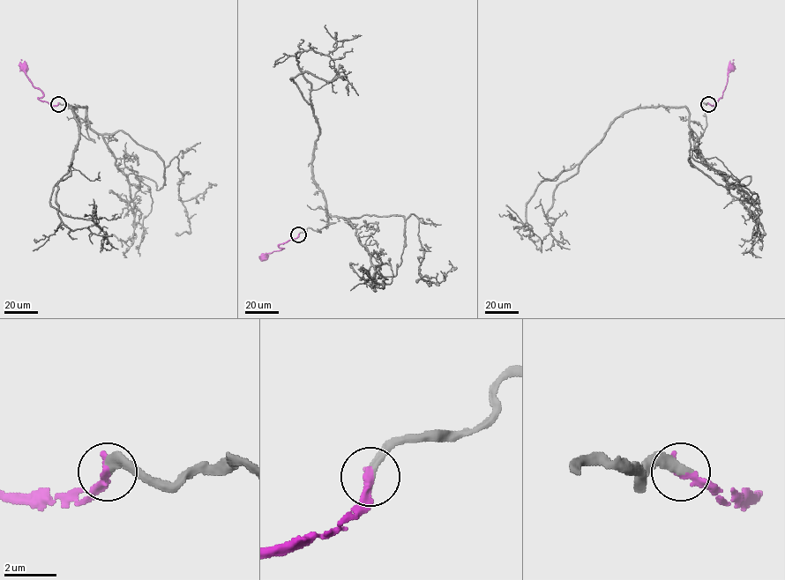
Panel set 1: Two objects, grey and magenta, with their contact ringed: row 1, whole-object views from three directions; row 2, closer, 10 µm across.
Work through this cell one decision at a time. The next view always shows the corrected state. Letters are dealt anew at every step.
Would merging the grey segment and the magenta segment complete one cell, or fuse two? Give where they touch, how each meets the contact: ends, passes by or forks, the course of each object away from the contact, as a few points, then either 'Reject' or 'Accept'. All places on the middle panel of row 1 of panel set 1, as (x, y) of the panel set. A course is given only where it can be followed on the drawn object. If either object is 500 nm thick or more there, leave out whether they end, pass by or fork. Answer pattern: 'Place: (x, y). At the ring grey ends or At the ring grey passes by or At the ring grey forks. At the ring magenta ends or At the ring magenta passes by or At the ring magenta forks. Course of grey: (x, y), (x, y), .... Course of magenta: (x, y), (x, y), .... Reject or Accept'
Place: (298, 234). At the ring grey ends. At the ring magenta ends. Course of grey: (299, 234), (332, 223), (313, 178), (318, 123), (296, 54), (328, 55), (337, 40), (362, 35). Course of magenta: (299, 234), (280, 243), (279, 246), (283, 249), (266, 253), (266, 258), (264, 257). Accept

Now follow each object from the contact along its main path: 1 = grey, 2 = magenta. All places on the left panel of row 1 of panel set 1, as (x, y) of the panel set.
1: (58, 104), (92, 139), (85, 107), (71, 107), (78, 144), (56, 185), (61, 220), (74, 230), (121, 217)
2: (58, 104), (50, 105), (38, 99), (43, 92), (33, 85), (24, 68)

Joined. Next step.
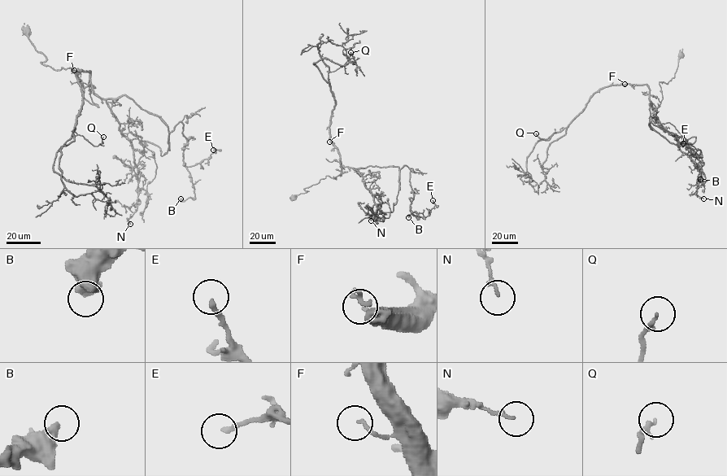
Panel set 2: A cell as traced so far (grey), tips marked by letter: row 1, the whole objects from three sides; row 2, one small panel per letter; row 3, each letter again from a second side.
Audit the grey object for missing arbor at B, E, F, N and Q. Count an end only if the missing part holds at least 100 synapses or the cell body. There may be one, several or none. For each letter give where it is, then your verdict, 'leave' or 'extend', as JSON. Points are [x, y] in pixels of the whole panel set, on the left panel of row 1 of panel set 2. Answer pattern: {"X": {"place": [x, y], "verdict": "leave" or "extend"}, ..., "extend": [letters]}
{"B": {"place": [180, 198], "verdict": "leave"}, "E": {"place": [213, 150], "verdict": "leave"}, "F": {"place": [74, 70], "verdict": "leave"}, "N": {"place": [130, 224], "verdict": "leave"}, "Q": {"place": [103, 137], "verdict": "leave"}, "extend": []}

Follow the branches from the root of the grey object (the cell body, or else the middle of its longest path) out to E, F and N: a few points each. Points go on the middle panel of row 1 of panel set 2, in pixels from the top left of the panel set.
E: (293, 198), (326, 176), (336, 179), (345, 172), (340, 166), (407, 165), (410, 211), (425, 217), (433, 200)
F: (293, 198), (308, 191), (304, 189), (326, 176), (336, 179), (345, 172), (341, 169), (338, 150), (329, 141)
N: (293, 198), (326, 176), (336, 179), (345, 172), (340, 166), (351, 167), (373, 197), (371, 220)

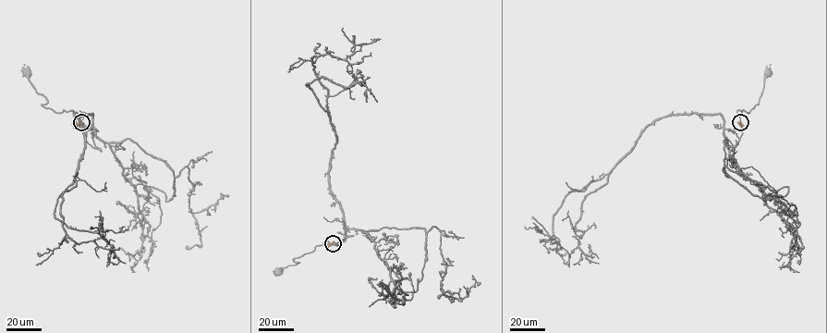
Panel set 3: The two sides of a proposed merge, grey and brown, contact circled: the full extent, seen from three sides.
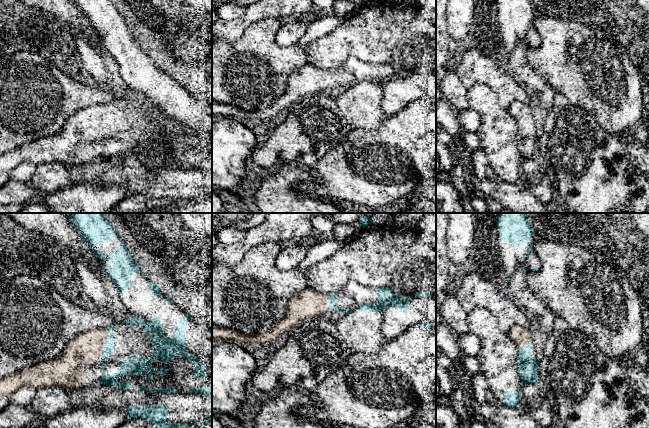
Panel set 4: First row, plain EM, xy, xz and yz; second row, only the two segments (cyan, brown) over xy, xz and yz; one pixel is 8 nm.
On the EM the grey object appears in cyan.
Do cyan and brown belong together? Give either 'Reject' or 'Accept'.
Reject

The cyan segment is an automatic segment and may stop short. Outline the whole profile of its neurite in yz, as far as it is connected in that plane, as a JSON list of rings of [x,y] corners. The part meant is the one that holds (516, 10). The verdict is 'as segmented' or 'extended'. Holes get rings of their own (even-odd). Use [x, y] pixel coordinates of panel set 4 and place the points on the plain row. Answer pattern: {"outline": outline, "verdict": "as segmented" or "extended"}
{"outline": [[[496,0],[499,4],[499,16],[512,19],[513,22],[519,23],[521,19],[530,19],[530,23],[523,27],[524,38],[526,37],[526,28],[533,27],[533,18],[531,16],[534,7],[530,0]]], "verdict": "as segmented"}

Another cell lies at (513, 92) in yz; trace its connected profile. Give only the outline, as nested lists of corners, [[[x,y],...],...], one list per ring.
[[[497,67],[497,77],[483,78],[482,81],[498,84],[501,80],[505,81],[505,89],[502,91],[500,100],[505,109],[509,109],[510,105],[514,101],[521,101],[523,103],[529,103],[530,99],[527,91],[524,90],[519,84],[510,82],[510,75],[507,73],[505,67]]]

